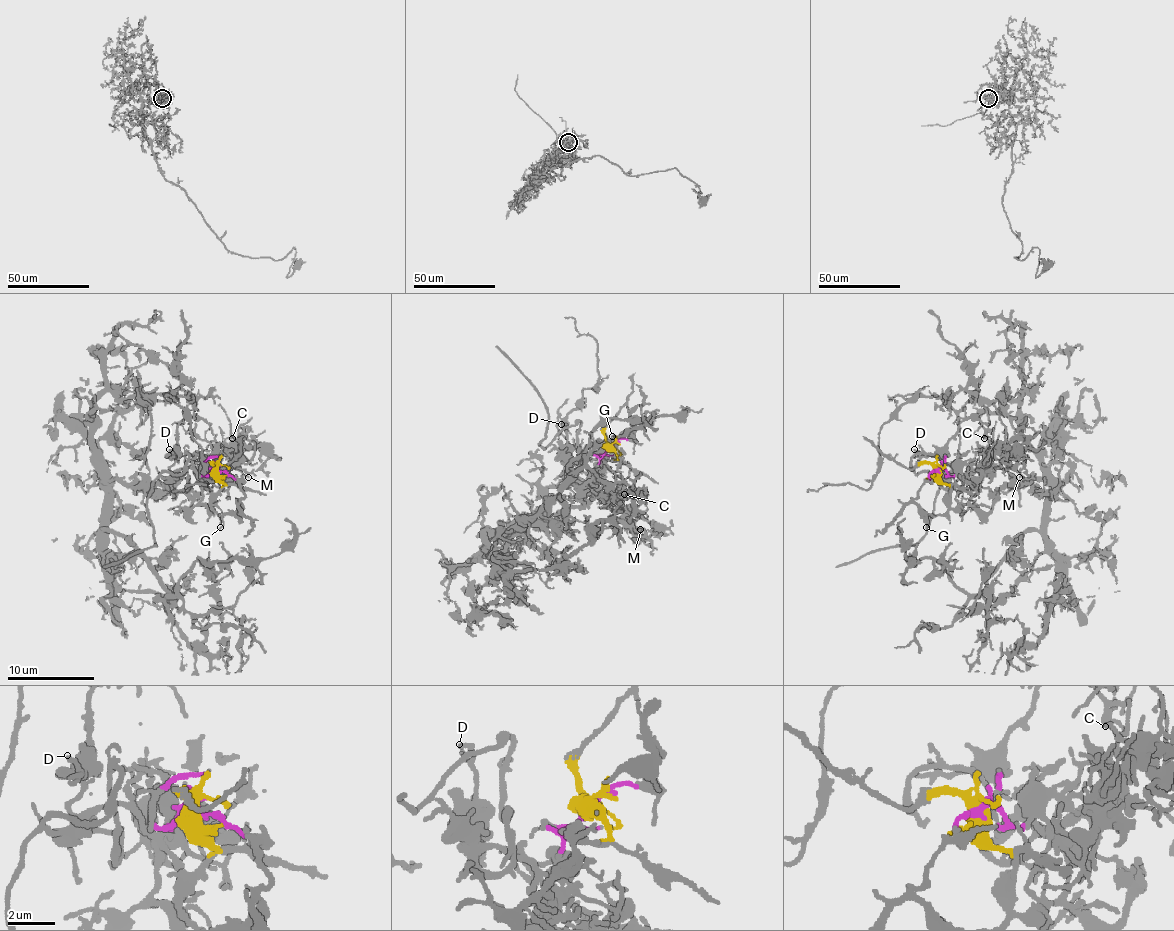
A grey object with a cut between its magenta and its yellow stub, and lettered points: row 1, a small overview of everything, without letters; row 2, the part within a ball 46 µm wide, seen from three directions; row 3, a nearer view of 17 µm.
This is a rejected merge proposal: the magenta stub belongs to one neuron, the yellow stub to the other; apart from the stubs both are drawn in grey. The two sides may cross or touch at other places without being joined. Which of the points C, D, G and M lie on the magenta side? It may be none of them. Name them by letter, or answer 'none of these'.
C, D, M

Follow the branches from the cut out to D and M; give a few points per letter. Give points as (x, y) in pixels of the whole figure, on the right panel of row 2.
D: (938, 469), (945, 458), (945, 463), (953, 467), (951, 469), (938, 456), (923, 456), (914, 450)
M: (938, 469), (942, 467), (951, 476), (964, 465), (977, 467), (997, 450), (1003, 450), (1014, 461), (1019, 478)

